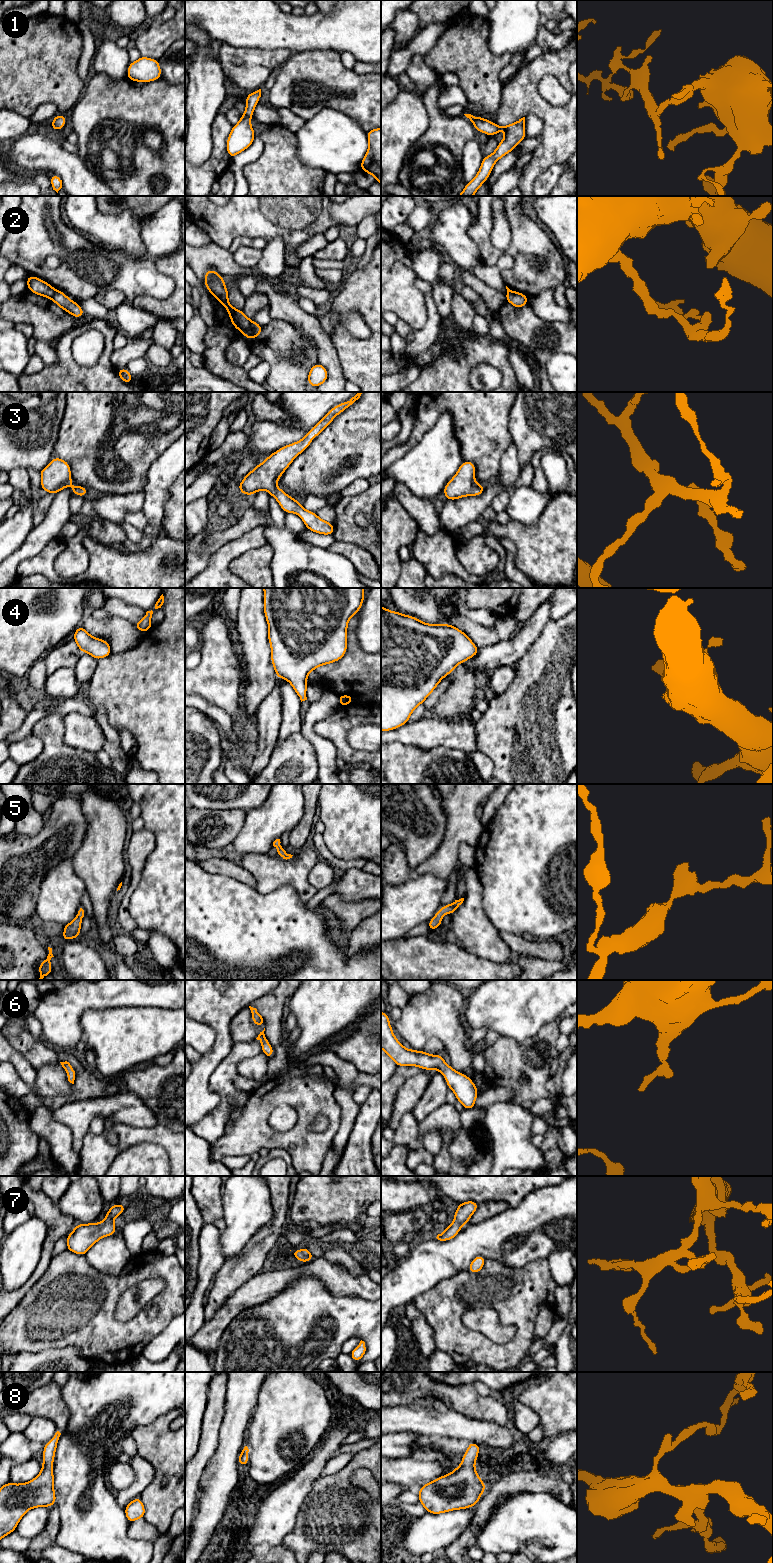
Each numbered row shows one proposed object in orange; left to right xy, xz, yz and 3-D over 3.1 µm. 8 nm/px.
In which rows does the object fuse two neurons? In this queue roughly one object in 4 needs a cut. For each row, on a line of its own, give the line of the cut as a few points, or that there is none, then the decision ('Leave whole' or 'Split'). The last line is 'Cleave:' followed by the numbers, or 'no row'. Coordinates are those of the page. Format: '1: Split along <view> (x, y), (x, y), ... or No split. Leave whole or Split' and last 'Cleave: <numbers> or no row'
1: No split. Leave whole
2: Split along xz (252, 321), (243, 334). Split
3: No split. Leave whole
4: No split. Leave whole
5: No split. Leave whole
6: No split. Leave whole
7: No split. Leave whole
8: No split. Leave whole
Cleave: 2

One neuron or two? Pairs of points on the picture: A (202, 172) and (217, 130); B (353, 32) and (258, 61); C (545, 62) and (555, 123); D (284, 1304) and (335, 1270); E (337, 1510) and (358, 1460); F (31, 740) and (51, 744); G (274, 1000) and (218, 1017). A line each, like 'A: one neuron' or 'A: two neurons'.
A: one neuron
B: two neurons
C: one neuron
D: two neurons
E: one neuron
F: two neurons
G: two neurons

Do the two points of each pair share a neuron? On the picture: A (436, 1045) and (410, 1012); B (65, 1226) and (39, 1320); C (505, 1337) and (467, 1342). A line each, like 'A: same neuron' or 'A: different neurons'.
A: different neurons
B: different neurons
C: different neurons

